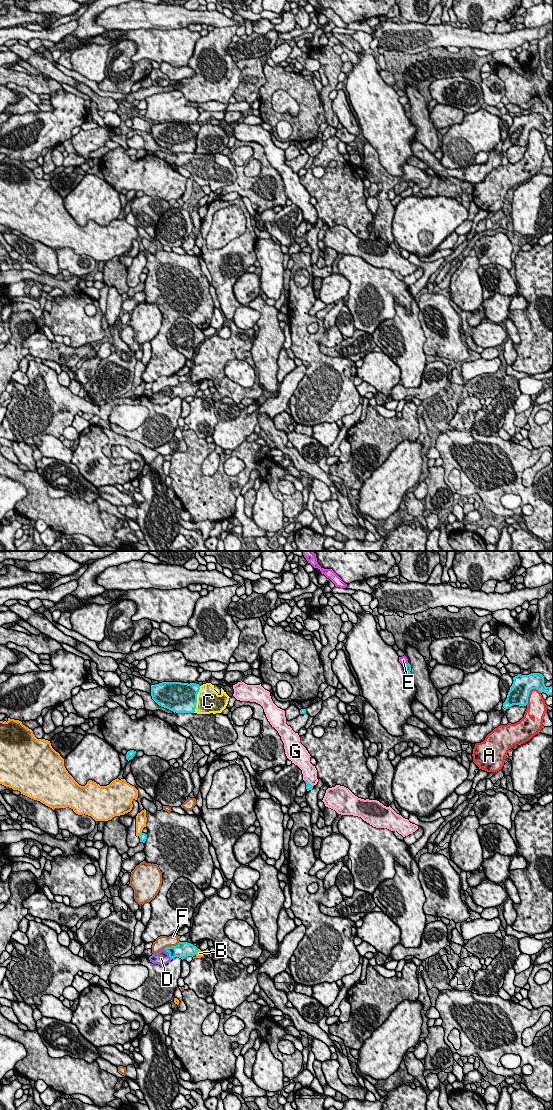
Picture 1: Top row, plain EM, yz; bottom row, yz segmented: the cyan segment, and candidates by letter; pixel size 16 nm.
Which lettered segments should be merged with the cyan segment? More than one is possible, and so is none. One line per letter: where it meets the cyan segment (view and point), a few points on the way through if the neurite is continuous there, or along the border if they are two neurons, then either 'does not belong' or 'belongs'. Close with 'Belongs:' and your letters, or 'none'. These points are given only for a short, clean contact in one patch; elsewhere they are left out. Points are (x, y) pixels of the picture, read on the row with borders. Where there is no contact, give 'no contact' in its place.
A: contact yz (529, 692); does not belong
B: contact yz (140, 834); does not belong
C: contact yz (196, 699); does not belong
D: contact yz (169, 954); way yz (183, 949), (169, 954), (161, 958); belongs
E: contact yz (405, 664); does not belong
F: contact yz (172, 946); does not belong
G: contact yz (308, 782); does not belong
Belongs: D

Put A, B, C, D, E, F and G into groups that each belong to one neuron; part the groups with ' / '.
A / B / C / D / E / F / G

